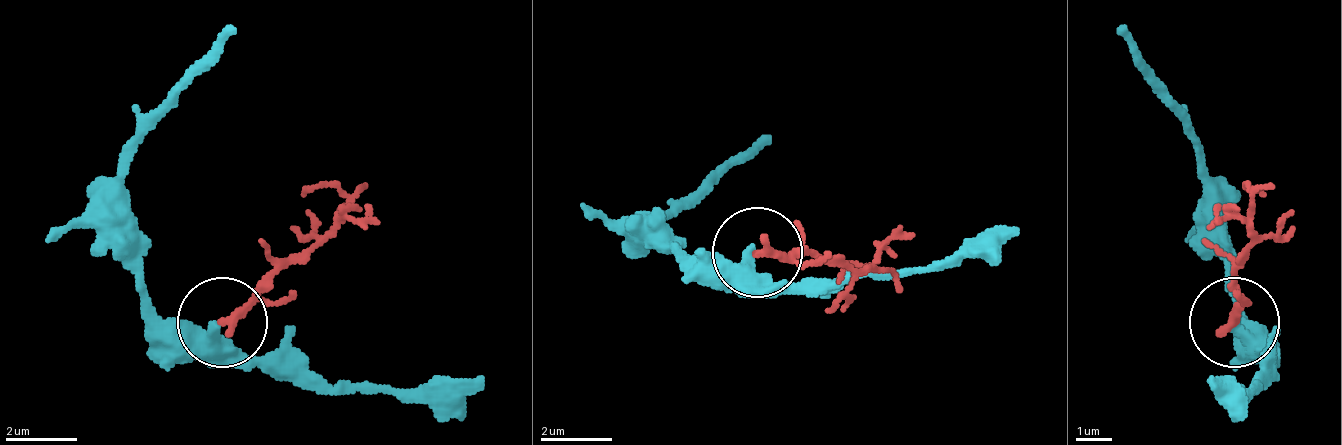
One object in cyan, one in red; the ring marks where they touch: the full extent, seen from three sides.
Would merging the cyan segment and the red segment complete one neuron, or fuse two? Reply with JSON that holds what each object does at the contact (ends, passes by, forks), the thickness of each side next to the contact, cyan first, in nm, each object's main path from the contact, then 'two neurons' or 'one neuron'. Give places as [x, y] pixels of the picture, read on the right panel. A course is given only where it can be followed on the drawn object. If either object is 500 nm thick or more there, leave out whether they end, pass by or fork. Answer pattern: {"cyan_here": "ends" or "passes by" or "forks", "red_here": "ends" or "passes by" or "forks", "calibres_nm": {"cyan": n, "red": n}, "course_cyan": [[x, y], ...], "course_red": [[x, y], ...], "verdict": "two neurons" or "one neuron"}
{"cyan_here": "ends", "red_here": "ends", "calibres_nm": {"cyan": 400, "red": 280}, "course_cyan": [[1232, 319], [1250, 328], [1241, 310], [1205, 148], [1124, 22]], "course_red": [[1232, 319], [1250, 184], [1268, 193]], "verdict": "two neurons"}

